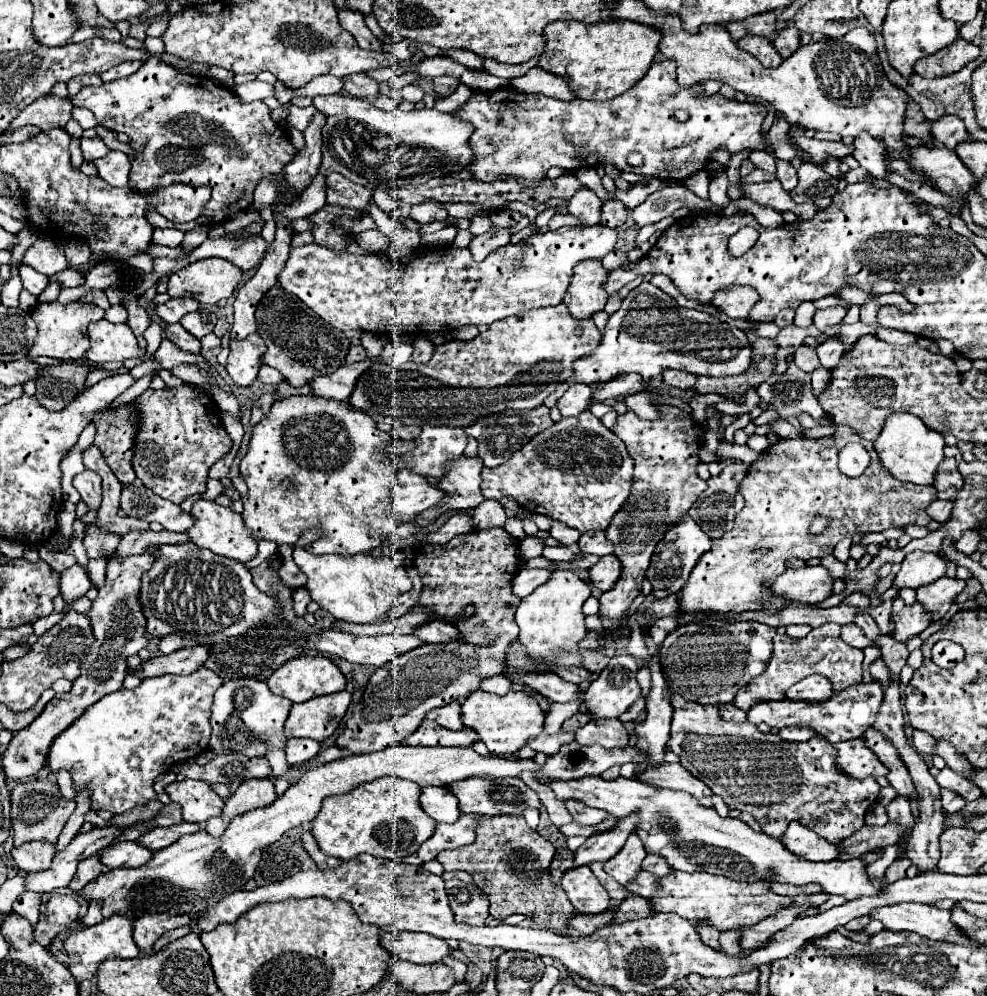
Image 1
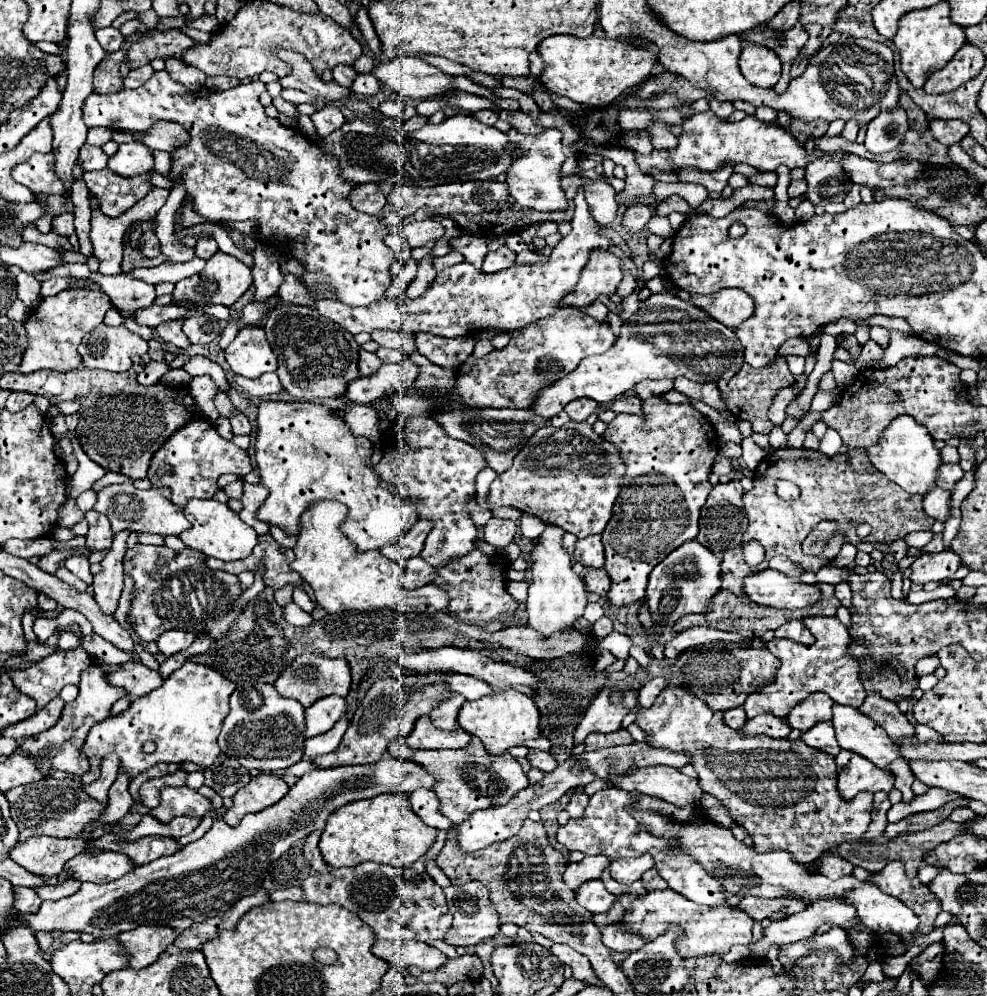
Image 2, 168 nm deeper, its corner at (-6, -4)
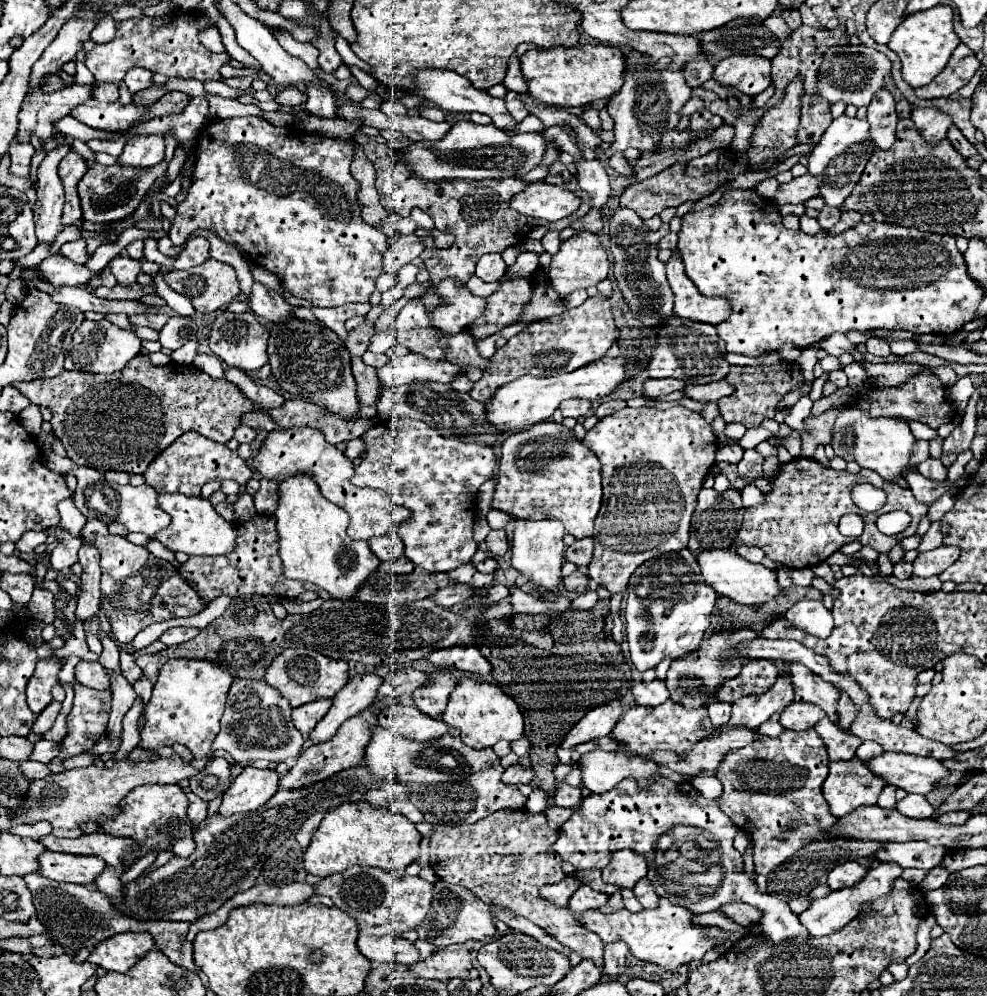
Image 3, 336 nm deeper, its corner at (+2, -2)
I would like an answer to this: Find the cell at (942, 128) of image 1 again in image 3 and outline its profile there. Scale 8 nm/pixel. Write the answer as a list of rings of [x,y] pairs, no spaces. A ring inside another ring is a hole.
[[[915,108],[911,112],[911,118],[913,118],[917,130],[921,132],[921,136],[925,140],[929,140],[931,144],[945,140],[947,130],[953,126],[951,116],[939,112],[937,108]]]

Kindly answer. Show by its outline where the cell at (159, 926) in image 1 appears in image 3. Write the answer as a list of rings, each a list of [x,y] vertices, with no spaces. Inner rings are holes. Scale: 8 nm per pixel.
[[[123,932],[99,942],[87,962],[93,962],[105,970],[127,972],[153,946],[155,940],[149,932]]]

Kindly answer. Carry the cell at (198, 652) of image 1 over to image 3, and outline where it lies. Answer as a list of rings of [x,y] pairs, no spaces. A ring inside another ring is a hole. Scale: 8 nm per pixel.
[[[79,662],[75,666],[75,678],[95,690],[111,690],[111,670],[99,662]]]

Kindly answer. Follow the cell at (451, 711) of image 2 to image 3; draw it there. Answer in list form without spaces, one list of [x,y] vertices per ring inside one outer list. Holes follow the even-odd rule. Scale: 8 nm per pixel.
[[[439,670],[431,672],[429,682],[413,692],[415,706],[423,714],[427,714],[431,718],[439,718],[449,702],[449,694],[453,692],[455,684],[457,682],[449,672],[439,672]]]

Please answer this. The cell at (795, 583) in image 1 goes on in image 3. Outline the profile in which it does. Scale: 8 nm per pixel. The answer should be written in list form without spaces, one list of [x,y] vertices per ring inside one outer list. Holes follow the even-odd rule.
[[[709,550],[709,552],[697,554],[697,560],[699,560],[699,566],[701,566],[703,580],[709,586],[713,586],[717,594],[729,596],[733,602],[739,602],[739,604],[745,604],[745,606],[757,606],[757,604],[769,602],[773,596],[777,596],[781,592],[779,582],[775,578],[775,570],[765,568],[763,564],[747,562],[745,558],[741,558],[735,552]]]

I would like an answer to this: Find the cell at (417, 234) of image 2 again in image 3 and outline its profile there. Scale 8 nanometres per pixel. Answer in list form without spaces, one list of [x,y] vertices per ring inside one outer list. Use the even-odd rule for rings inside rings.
[[[415,232],[413,234],[403,234],[397,238],[397,242],[385,252],[385,258],[383,258],[383,266],[385,266],[385,272],[387,274],[393,274],[397,276],[399,268],[407,262],[411,262],[413,258],[417,258],[421,252],[423,252],[423,238],[417,236]]]

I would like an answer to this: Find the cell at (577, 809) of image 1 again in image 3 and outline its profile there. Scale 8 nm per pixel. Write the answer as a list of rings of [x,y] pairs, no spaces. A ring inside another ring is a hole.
[[[561,782],[557,786],[557,792],[553,796],[553,804],[557,806],[565,806],[565,808],[575,808],[581,802],[581,788],[573,788],[565,782]]]

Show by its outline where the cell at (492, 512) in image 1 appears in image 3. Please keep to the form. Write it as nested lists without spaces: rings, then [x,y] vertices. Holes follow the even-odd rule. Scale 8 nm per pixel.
[[[503,528],[499,530],[491,530],[489,536],[485,538],[485,544],[487,544],[487,550],[493,554],[493,556],[503,556],[509,548],[507,544],[507,534]]]

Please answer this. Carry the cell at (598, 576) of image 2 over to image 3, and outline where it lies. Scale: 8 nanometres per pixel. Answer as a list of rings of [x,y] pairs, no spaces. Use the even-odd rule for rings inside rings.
[[[573,572],[571,576],[567,576],[565,580],[563,580],[563,584],[565,584],[565,588],[569,590],[569,592],[575,592],[575,594],[583,594],[583,592],[587,592],[587,588],[589,588],[589,578],[583,574],[583,572]]]

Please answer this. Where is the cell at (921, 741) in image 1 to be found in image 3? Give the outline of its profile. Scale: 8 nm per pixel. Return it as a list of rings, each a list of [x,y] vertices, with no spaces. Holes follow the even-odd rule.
[[[841,694],[839,698],[839,716],[841,716],[841,726],[849,728],[853,722],[855,722],[855,716],[859,714],[859,710],[855,708],[855,702],[847,696],[847,694]]]

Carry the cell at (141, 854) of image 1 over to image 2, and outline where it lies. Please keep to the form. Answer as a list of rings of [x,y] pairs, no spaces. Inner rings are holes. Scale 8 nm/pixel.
[[[105,852],[105,854],[77,854],[65,864],[65,870],[71,874],[73,880],[79,882],[97,882],[105,884],[125,876],[133,868],[131,860],[119,852]]]

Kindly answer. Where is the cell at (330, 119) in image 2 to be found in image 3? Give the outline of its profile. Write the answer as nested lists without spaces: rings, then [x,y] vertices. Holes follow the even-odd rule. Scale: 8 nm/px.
[[[307,88],[309,100],[305,104],[307,112],[319,118],[337,118],[337,108],[335,108],[335,100],[333,96],[329,96],[329,92],[325,92],[325,88]]]

